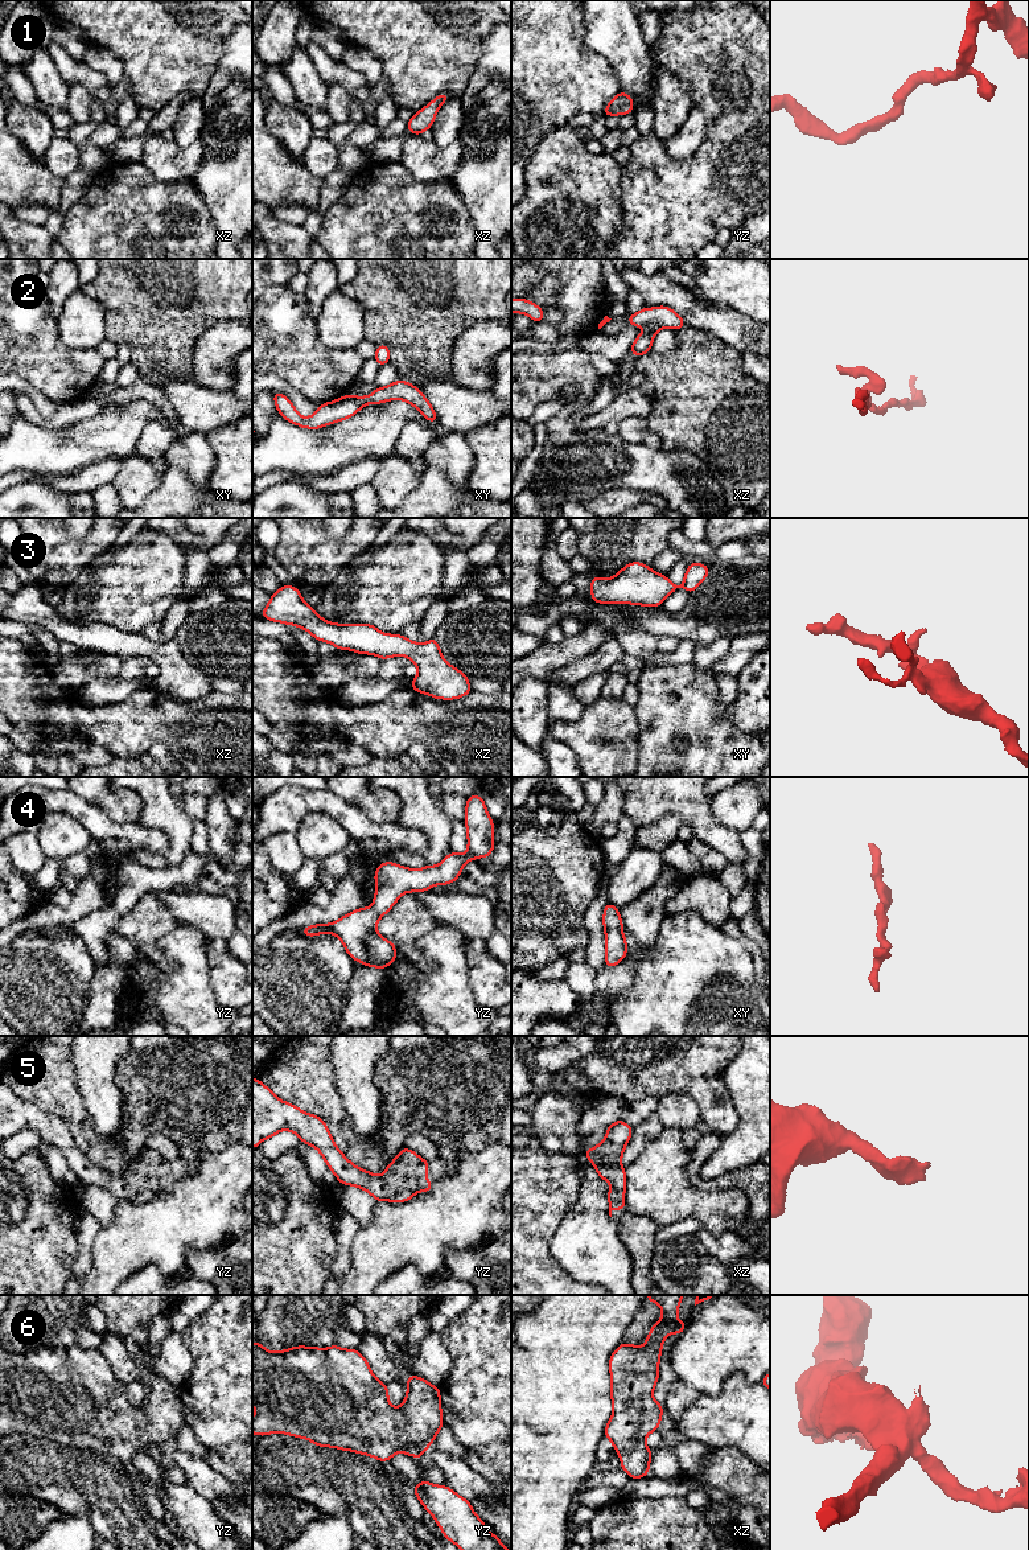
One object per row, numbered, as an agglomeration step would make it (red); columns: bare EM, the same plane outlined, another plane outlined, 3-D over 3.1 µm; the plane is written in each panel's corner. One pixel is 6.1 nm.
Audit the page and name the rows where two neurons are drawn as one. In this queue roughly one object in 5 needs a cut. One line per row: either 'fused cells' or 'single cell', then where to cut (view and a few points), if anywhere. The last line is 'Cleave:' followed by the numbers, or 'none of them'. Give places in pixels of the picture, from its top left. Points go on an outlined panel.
1: single cell; no cut
2: single cell; no cut
3: single cell; no cut
4: single cell; no cut
5: single cell; no cut
6: single cell; no cut
Cleave: none of them

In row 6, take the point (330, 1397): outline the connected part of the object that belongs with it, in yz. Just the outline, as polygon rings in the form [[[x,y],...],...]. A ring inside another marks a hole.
[[[255,1341],[252,1344],[252,1405],[255,1406],[255,1417],[252,1418],[252,1432],[259,1436],[280,1432],[288,1434],[295,1438],[305,1438],[318,1447],[334,1447],[338,1450],[354,1451],[361,1455],[370,1455],[382,1463],[391,1460],[398,1451],[409,1456],[415,1456],[420,1460],[424,1451],[429,1446],[432,1446],[437,1432],[444,1426],[440,1402],[441,1389],[431,1385],[428,1381],[419,1376],[408,1376],[406,1381],[408,1387],[407,1395],[402,1406],[399,1409],[394,1409],[388,1401],[387,1385],[374,1377],[369,1362],[358,1352],[358,1349],[342,1349],[333,1344],[326,1349],[297,1345],[281,1352],[268,1352],[259,1341]]]

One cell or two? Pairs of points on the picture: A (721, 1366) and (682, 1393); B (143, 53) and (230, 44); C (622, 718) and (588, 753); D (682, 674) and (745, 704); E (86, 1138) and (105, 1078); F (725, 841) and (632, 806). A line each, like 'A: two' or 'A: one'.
A: two
B: two
C: one
D: two
E: two
F: one

